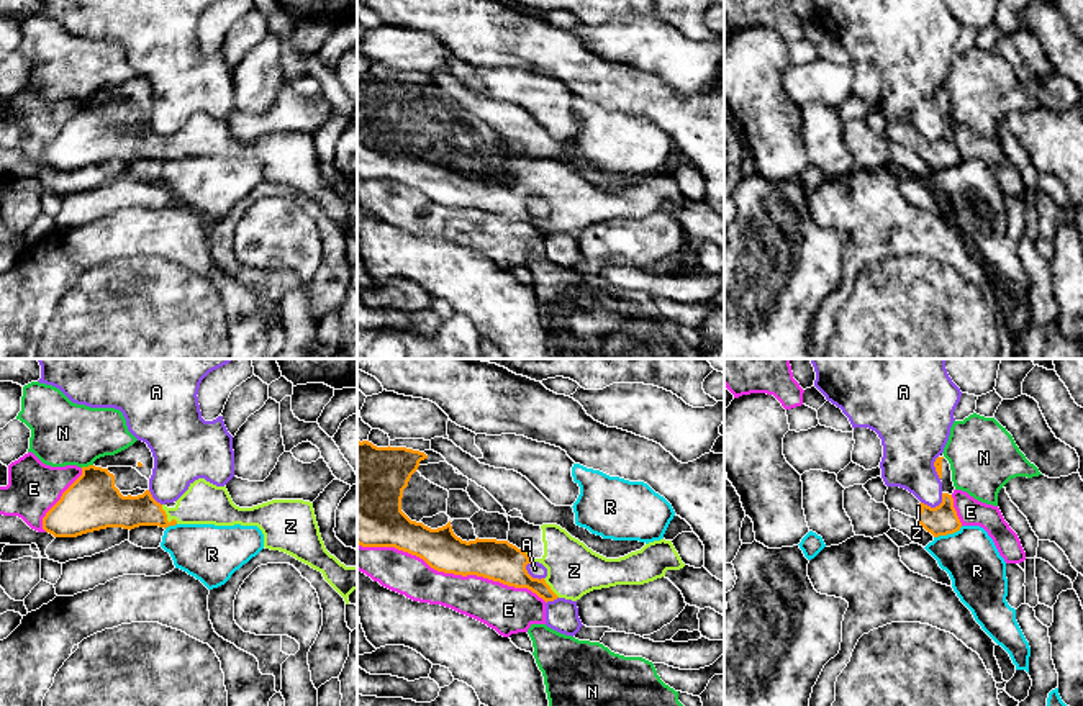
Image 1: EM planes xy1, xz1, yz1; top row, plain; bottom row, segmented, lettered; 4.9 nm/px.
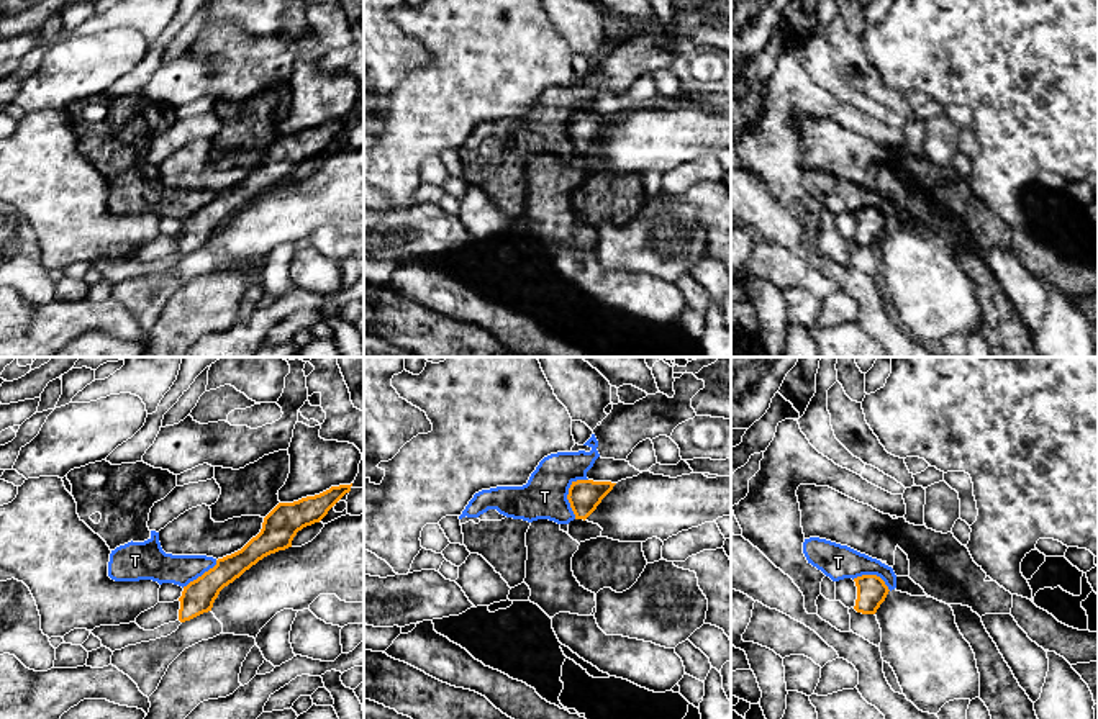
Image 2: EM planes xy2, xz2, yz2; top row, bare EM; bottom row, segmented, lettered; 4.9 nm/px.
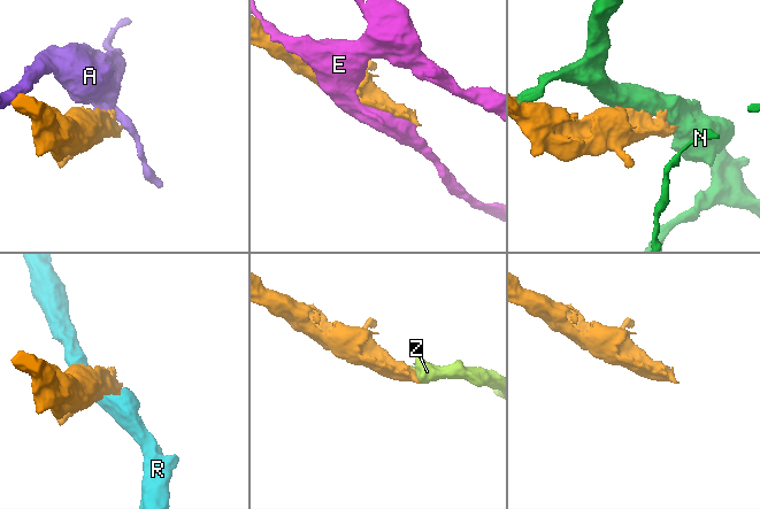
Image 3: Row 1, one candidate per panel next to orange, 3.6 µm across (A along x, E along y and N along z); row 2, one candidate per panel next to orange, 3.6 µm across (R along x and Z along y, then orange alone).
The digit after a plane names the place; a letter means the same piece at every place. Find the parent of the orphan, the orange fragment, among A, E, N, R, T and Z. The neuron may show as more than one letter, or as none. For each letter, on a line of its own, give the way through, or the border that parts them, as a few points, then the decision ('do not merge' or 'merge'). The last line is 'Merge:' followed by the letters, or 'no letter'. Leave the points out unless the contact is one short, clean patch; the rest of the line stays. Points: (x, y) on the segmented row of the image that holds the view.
A: do not merge
E: do not merge
N: do not merge
R: border along yz1 (962, 526), (934, 538); do not merge
T: do not merge
Z: runs through xy1 (128, 511), (148, 511), (166, 518), (203, 503); merge
Merge: Z

